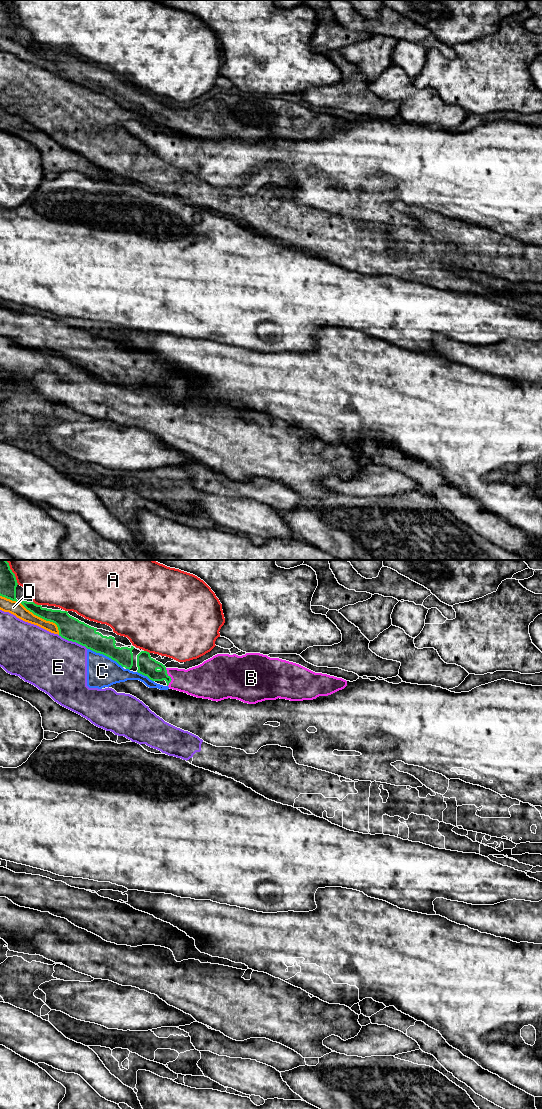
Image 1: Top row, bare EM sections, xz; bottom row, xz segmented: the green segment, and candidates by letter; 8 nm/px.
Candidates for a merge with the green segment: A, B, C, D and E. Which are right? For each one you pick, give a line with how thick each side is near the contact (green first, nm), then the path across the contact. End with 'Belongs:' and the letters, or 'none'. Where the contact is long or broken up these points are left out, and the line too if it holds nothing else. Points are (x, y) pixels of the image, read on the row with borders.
B: 160/260 nm | across xz (147, 666), (155, 674), (170, 677), (185, 681), (200, 681)
Belongs: B

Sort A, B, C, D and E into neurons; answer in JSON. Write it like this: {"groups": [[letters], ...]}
{"groups": [["A"], ["B"], ["C", "D", "E"]]}

